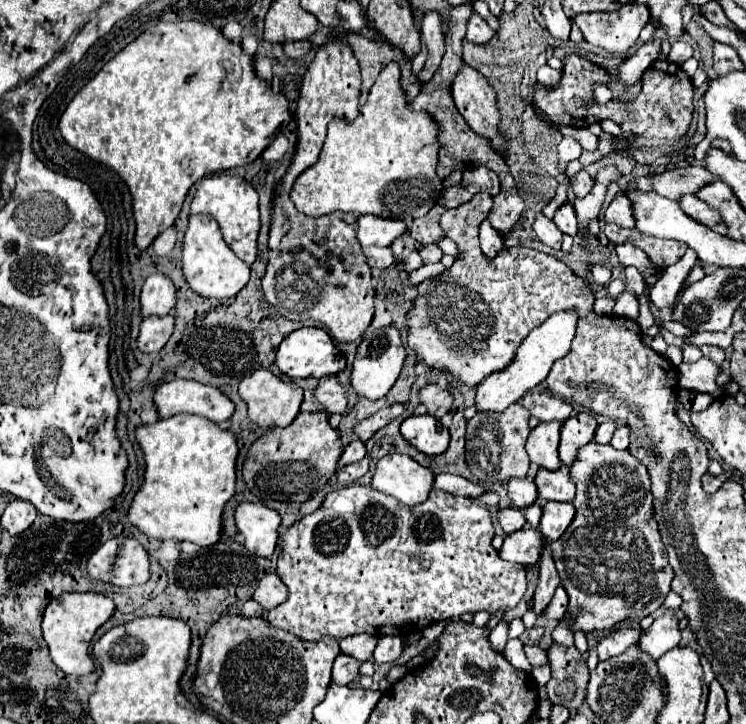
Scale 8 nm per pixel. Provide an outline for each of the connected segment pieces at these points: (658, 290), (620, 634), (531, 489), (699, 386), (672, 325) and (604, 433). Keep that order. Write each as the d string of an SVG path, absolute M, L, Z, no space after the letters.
M687 249L687 253L669 269L663 271L663 277L655 283L655 287L651 289L651 303L657 309L663 307L673 307L677 293L685 281L685 277L689 275L689 271L693 269L697 259L697 253L693 249Z
M629 627L611 631L609 635L605 635L599 641L599 647L597 647L599 659L609 659L613 655L621 655L629 645L635 645L639 641L639 635L641 635L641 629L629 629Z
M513 477L513 481L507 481L507 497L517 509L529 507L537 499L537 485L533 485L533 479L529 477Z
M701 357L695 363L681 363L677 367L679 371L679 387L689 391L701 391L701 393L715 393L717 391L717 375L723 371L713 361Z
M669 321L669 323L665 323L665 329L671 331L673 335L677 335L677 337L689 337L689 335L695 333L695 329L689 329L689 327L685 327L683 323L677 323L677 321Z
M603 421L595 433L595 443L609 443L613 433L617 429L617 423L615 421Z

